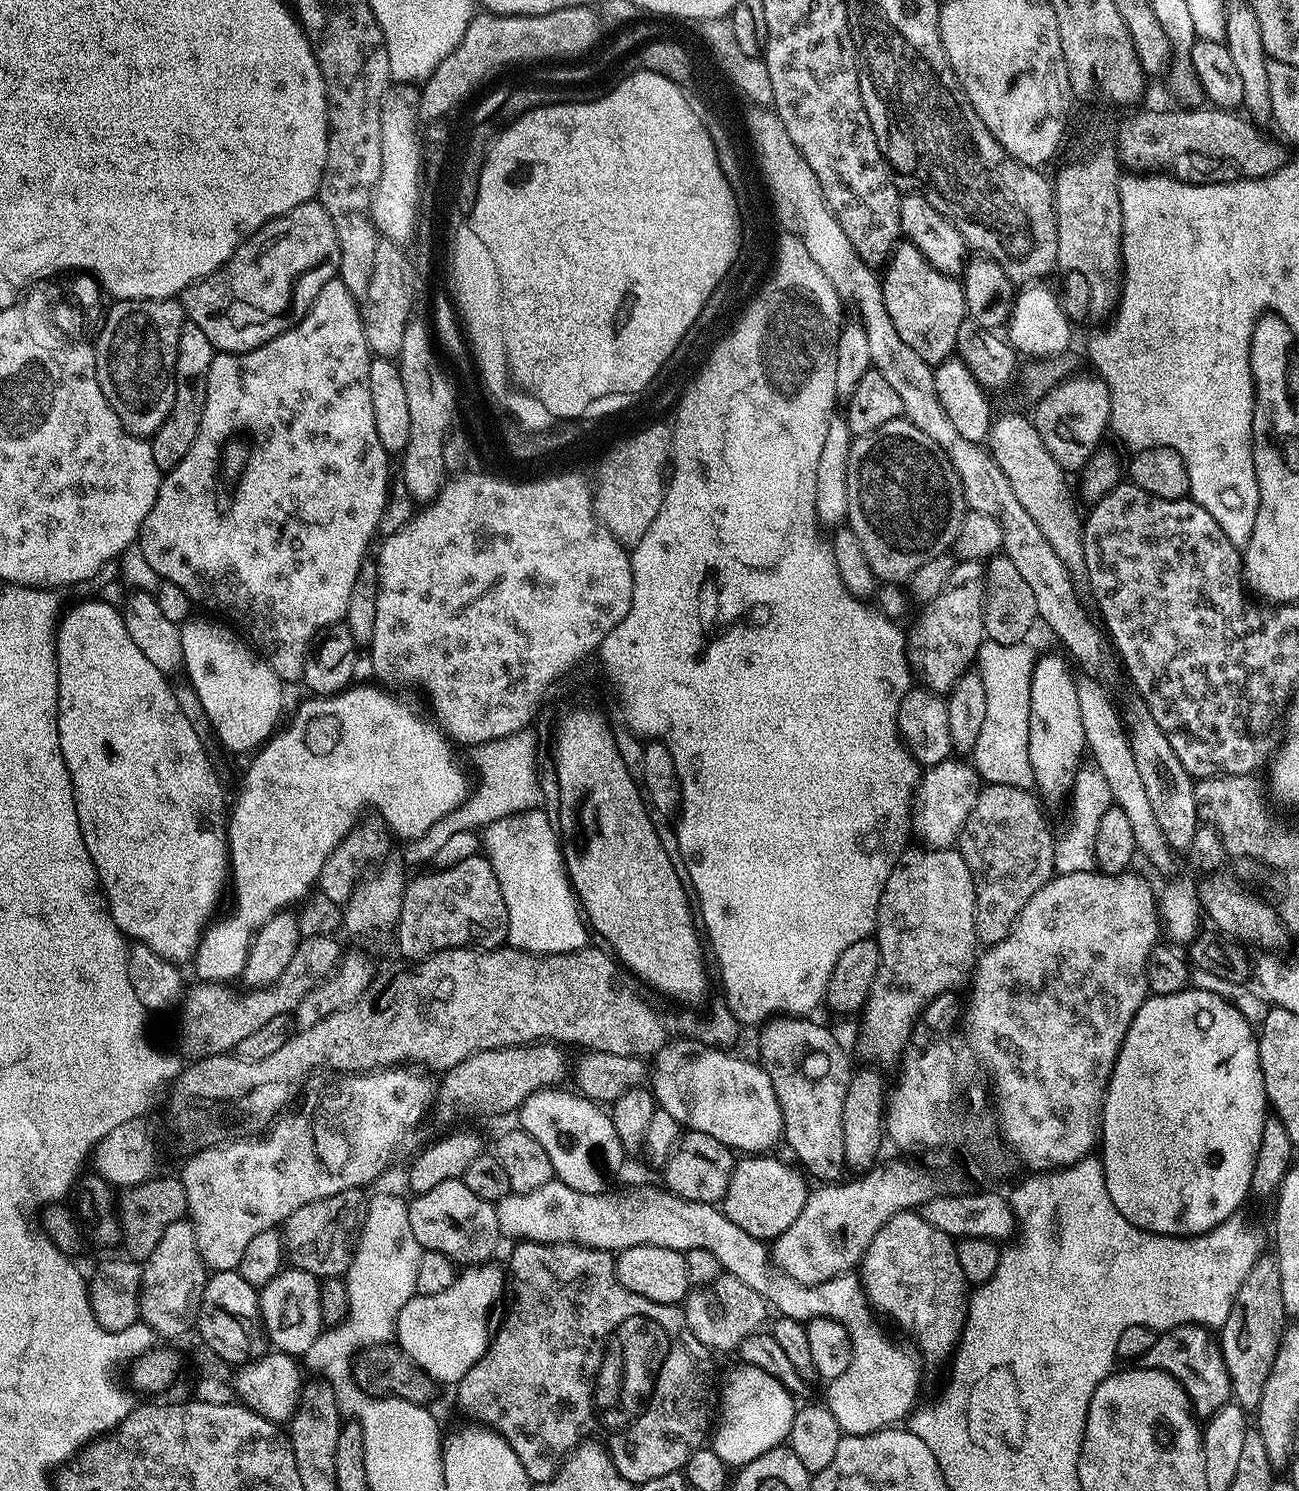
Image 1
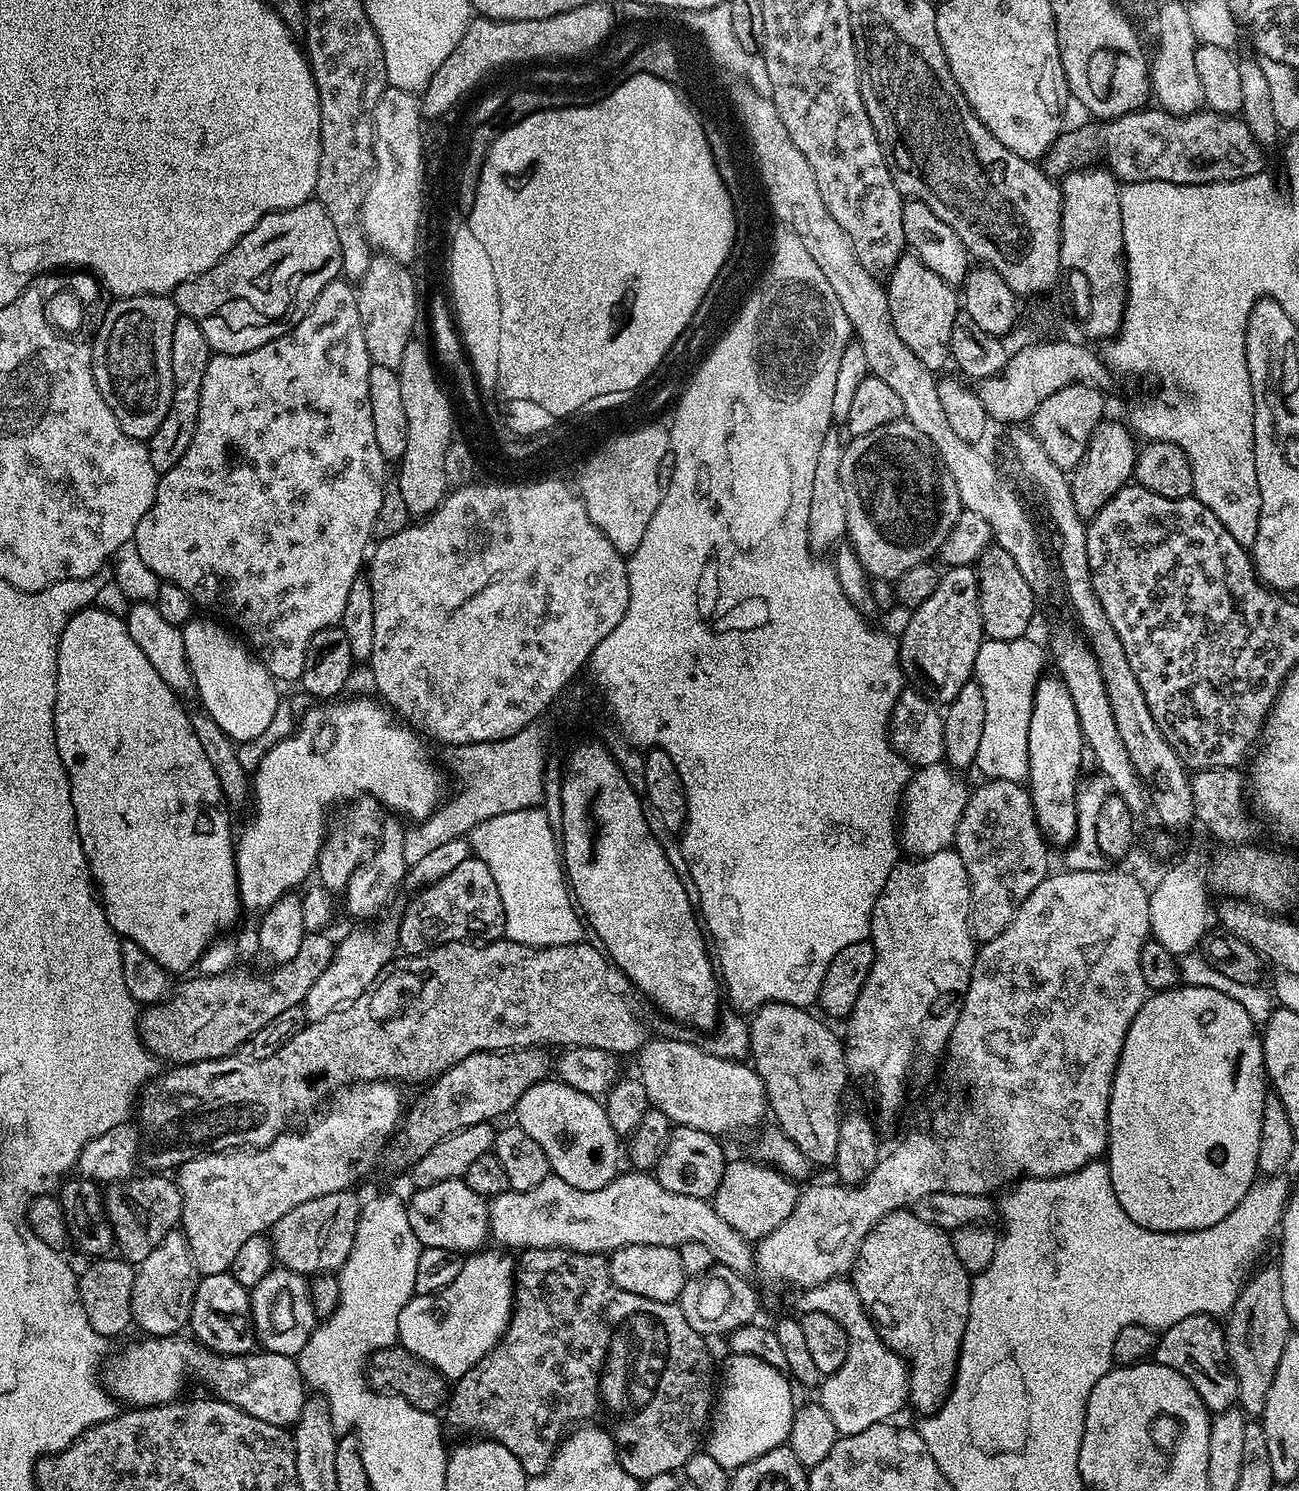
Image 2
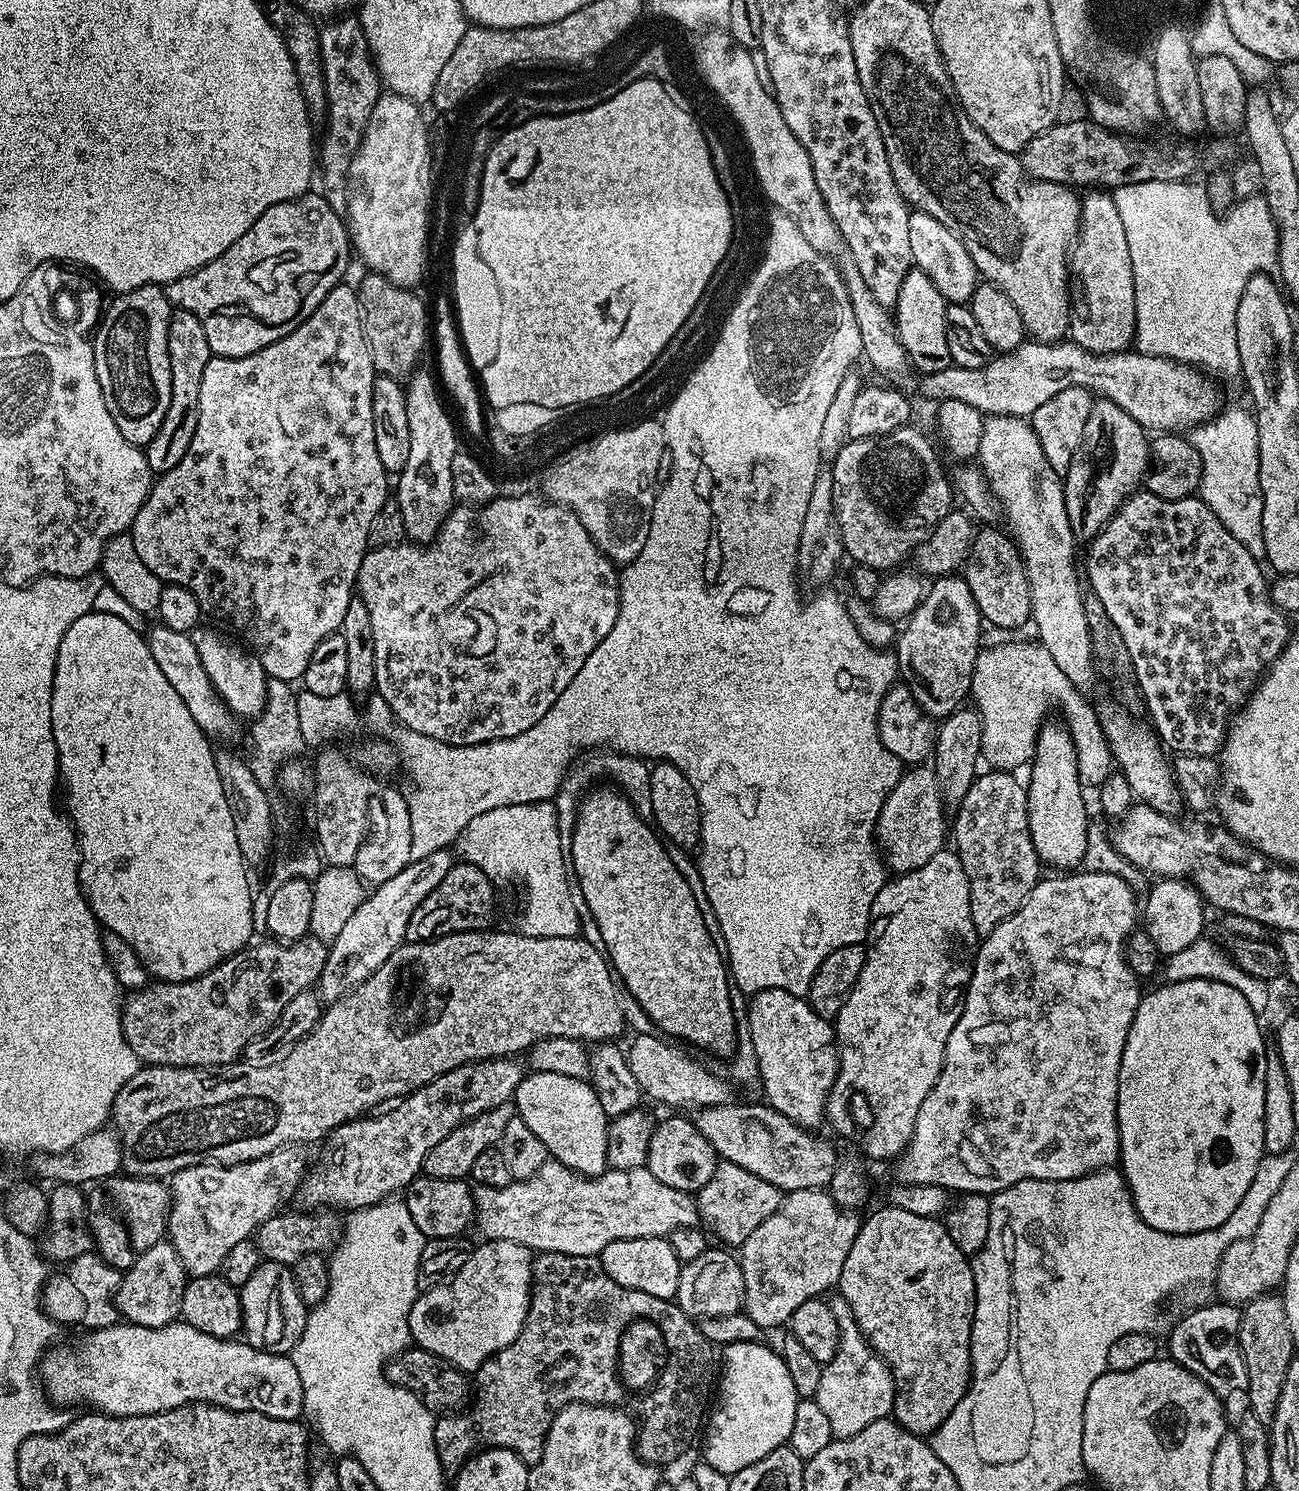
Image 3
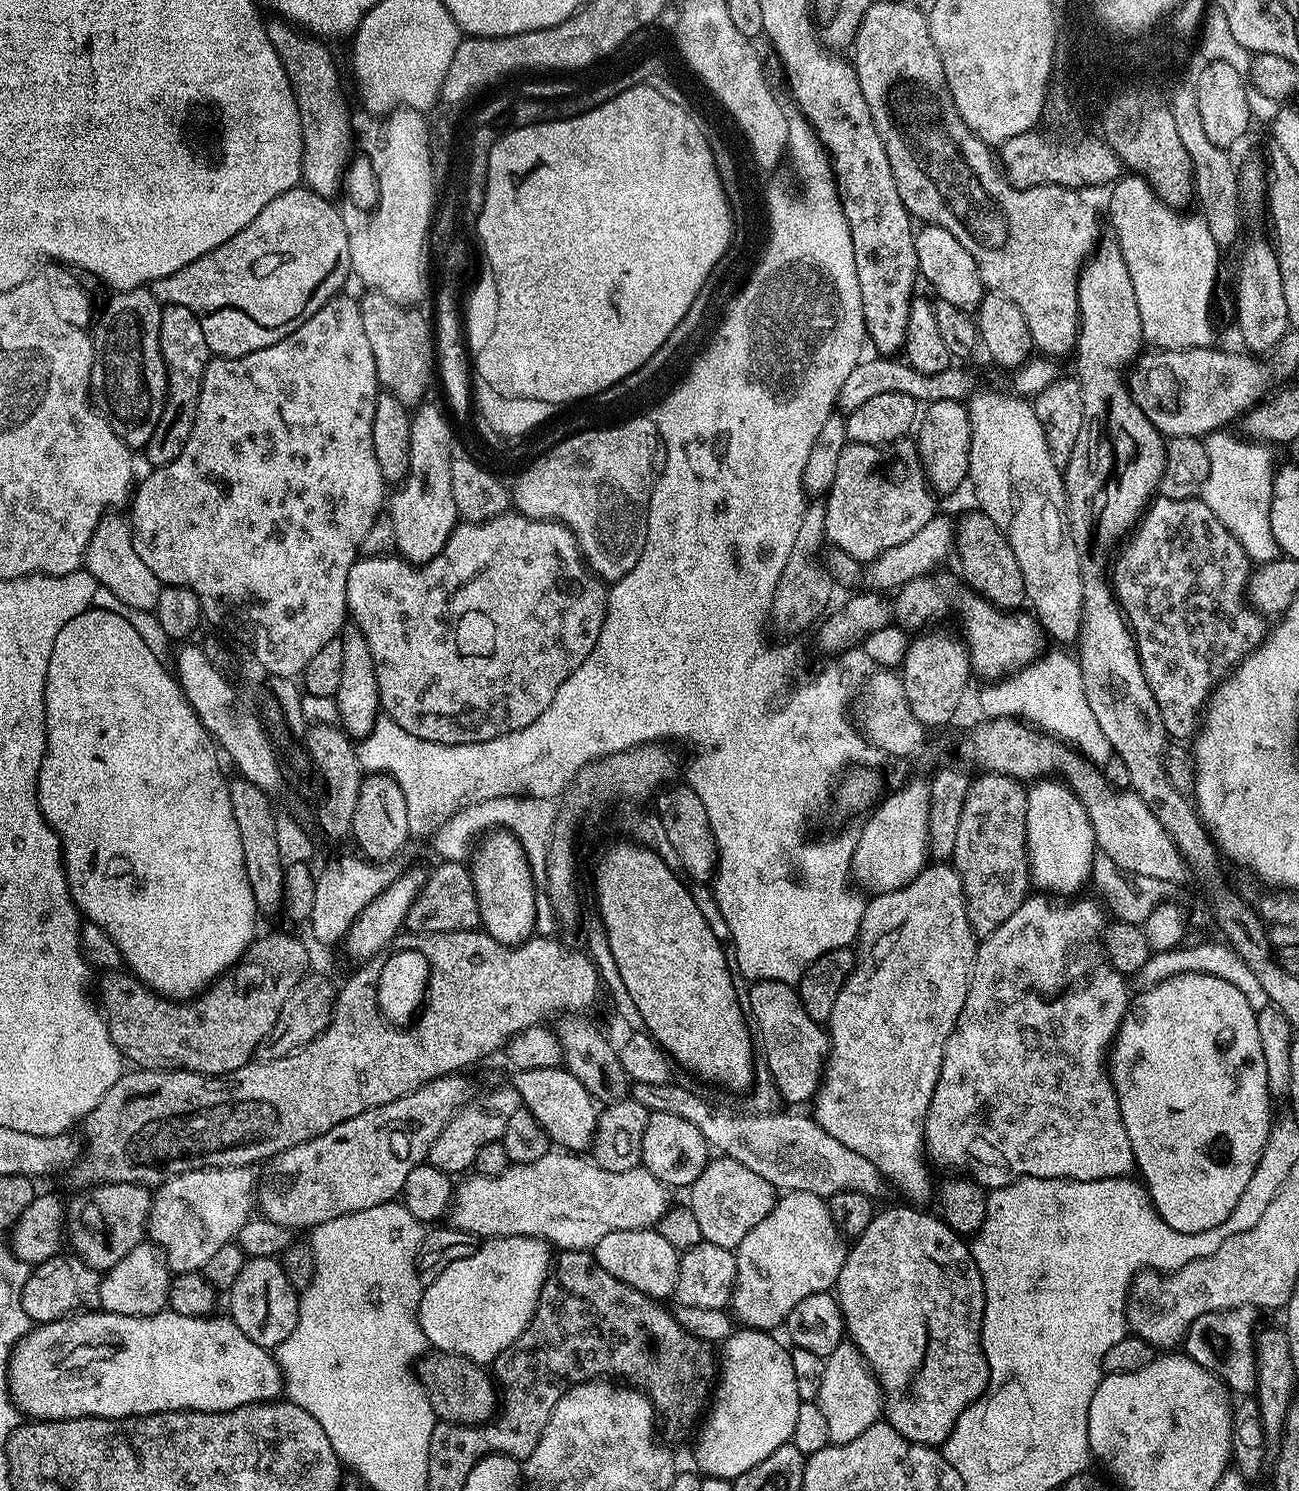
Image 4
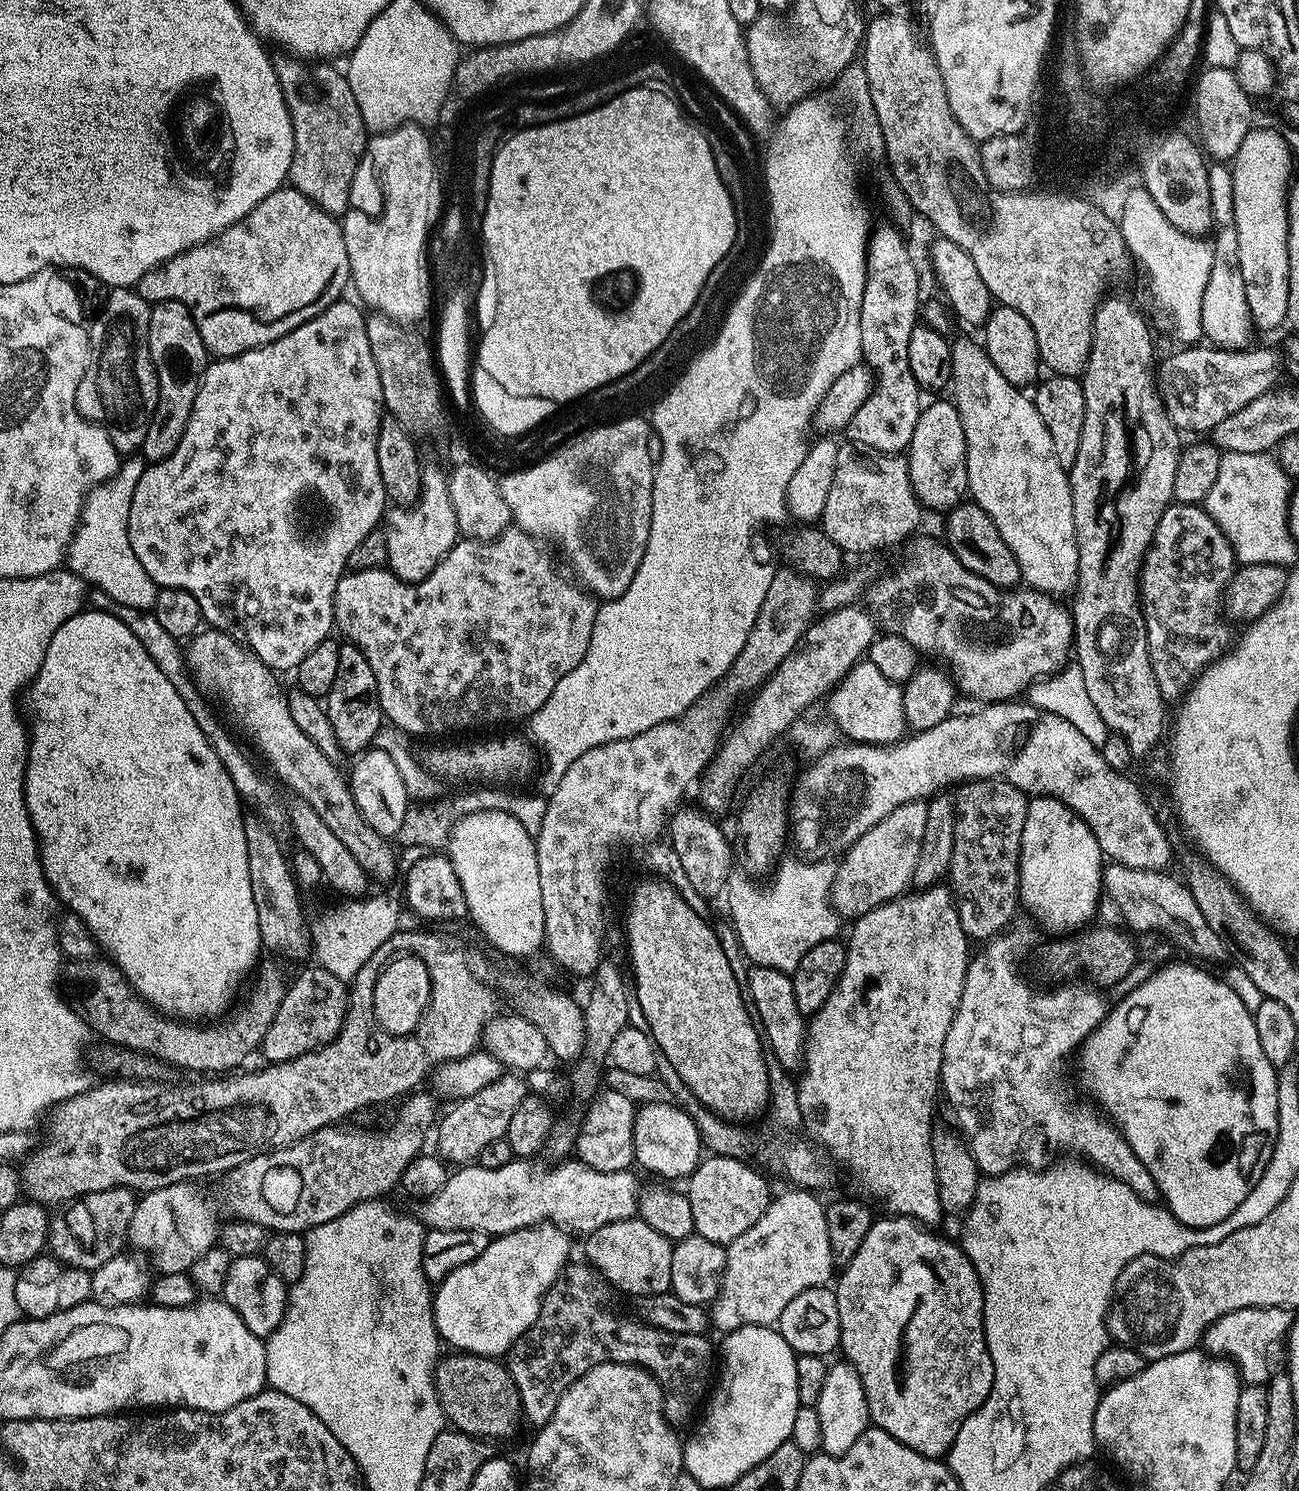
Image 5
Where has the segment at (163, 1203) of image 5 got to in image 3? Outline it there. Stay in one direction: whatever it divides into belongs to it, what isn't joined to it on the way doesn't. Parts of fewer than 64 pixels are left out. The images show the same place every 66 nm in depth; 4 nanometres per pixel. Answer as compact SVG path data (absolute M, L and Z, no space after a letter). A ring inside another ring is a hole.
M285 1146L277 1152L241 1164L199 1164L186 1170L178 1170L170 1177L172 1208L168 1212L166 1236L189 1277L219 1273L230 1249L238 1246L238 1242L249 1239L259 1224L266 1222L266 1218L277 1215L287 1205L284 1203L291 1196L293 1199L297 1195L300 1181L306 1175L306 1167L304 1168L303 1158L296 1152L299 1151L295 1147Z

